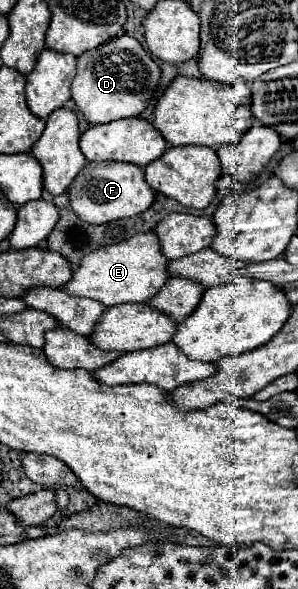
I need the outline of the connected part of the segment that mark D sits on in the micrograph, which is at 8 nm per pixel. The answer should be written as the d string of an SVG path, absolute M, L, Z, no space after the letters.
M122 35L78 57L78 71L72 81L72 99L90 125L110 123L124 117L138 117L152 99L158 81L160 67L134 37Z

